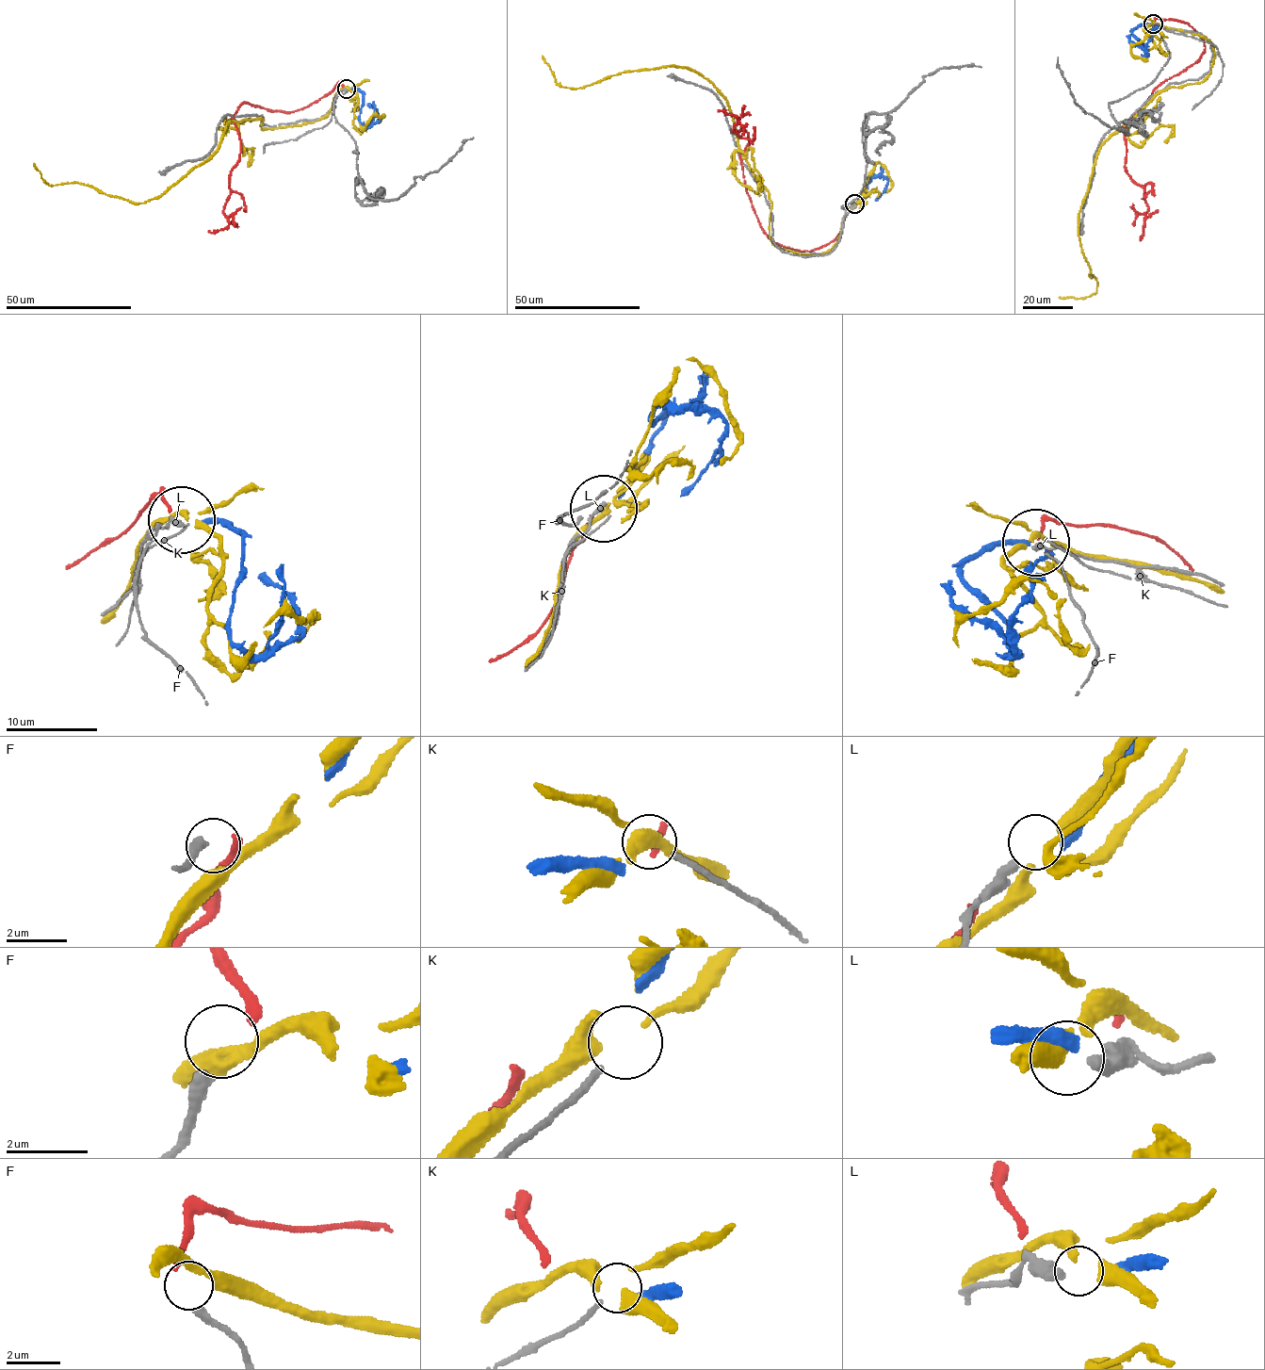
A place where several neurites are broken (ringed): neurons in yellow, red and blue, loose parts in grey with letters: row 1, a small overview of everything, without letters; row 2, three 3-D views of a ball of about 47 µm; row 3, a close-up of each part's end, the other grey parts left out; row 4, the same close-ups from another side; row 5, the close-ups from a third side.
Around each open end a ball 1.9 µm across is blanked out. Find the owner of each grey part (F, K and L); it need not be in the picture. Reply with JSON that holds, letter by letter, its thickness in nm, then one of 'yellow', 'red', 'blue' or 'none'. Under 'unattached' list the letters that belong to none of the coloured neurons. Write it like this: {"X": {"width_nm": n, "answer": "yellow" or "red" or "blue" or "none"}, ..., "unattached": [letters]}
{"F": {"width_nm": 320, "answer": "red"}, "K": {"width_nm": 160, "answer": "none"}, "L": {"width_nm": 360, "answer": "none"}, "unattached": ["K", "L"]}

